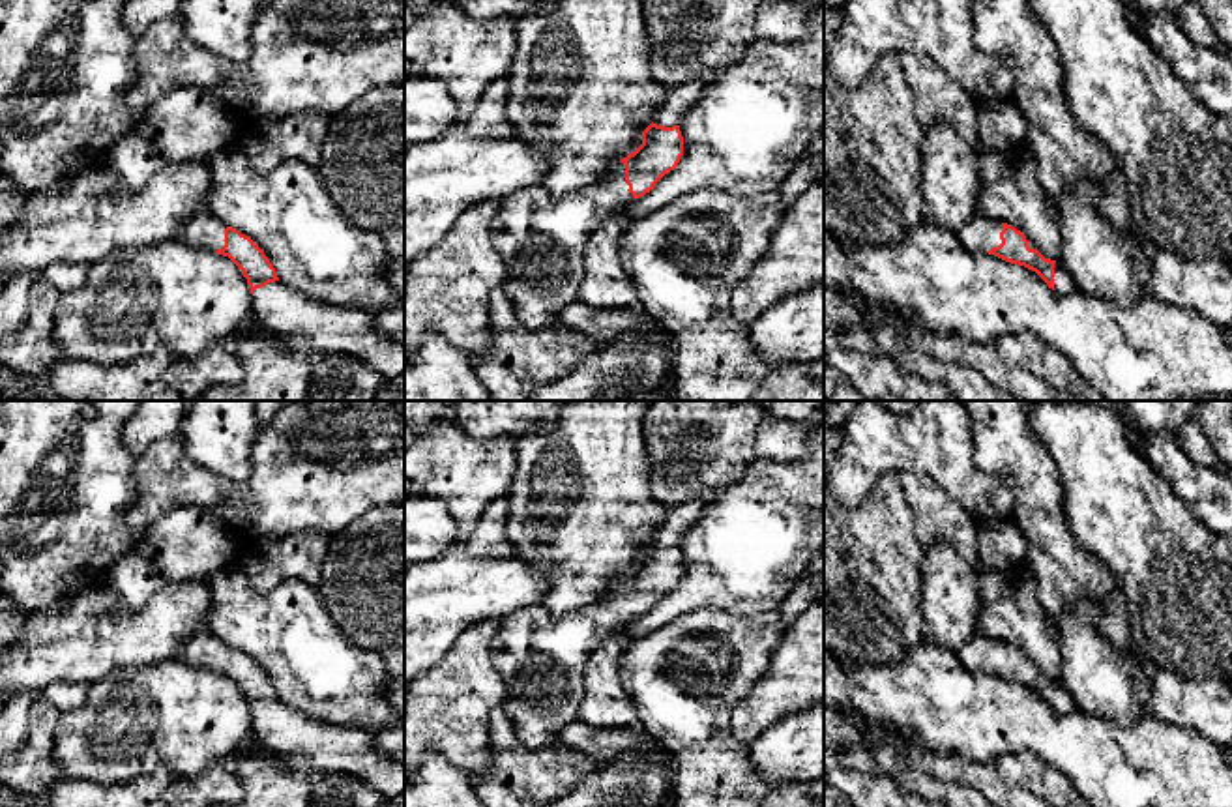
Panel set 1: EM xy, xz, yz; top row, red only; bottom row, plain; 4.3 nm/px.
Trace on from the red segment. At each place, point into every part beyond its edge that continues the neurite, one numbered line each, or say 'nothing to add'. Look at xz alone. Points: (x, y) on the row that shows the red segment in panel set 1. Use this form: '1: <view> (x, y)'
1: xz (678, 100)
2: xz (542, 238)

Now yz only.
1: yz (980, 234)

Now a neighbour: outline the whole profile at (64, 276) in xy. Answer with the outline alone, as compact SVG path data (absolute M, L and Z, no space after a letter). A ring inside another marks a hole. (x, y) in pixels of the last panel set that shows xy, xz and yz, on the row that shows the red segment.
M52 262L41 273L62 294L79 290L86 285L88 266L71 262Z

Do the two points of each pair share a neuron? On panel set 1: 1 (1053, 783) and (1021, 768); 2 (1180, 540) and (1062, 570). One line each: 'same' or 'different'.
1: same
2: different

